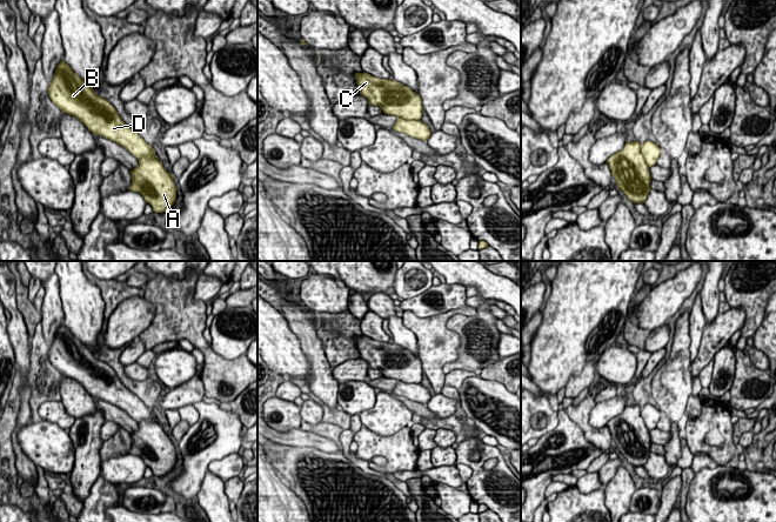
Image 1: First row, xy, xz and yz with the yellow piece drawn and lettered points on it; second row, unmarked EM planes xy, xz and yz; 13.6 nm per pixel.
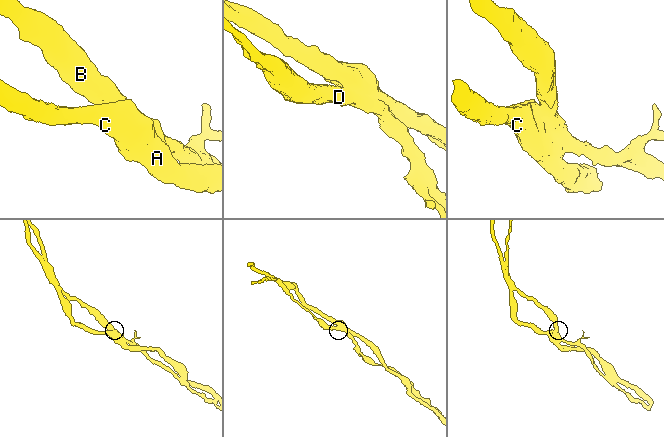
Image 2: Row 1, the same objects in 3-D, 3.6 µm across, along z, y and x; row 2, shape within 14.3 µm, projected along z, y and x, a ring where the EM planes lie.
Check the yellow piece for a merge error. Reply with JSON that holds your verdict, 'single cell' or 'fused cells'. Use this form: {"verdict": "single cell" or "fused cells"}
{"verdict": "single cell"}

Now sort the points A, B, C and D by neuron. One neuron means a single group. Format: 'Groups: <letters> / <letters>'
Groups: A B C D

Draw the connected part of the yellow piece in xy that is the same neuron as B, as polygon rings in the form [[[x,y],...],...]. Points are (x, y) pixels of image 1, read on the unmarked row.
[[[61,324],[55,333],[49,346],[48,359],[62,376],[75,380],[94,399],[100,399],[119,407],[138,422],[139,429],[131,434],[132,447],[128,454],[140,456],[155,476],[167,475],[174,468],[176,450],[173,439],[166,434],[153,410],[147,408],[135,394],[126,388],[109,364],[96,359],[93,350],[74,336],[65,324]]]

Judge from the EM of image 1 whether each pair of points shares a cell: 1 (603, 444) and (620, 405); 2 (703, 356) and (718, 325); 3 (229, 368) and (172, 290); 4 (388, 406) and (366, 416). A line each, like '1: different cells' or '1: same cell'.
1: different cells
2: same cell
3: same cell
4: same cell

